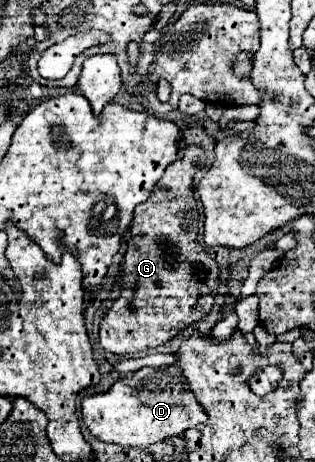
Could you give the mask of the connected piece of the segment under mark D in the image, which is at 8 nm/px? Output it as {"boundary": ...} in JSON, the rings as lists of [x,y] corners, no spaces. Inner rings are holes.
{"boundary":[[[176,366],[142,368],[132,376],[120,378],[108,392],[84,396],[82,418],[92,436],[120,446],[150,446],[184,430],[206,424],[206,412],[194,398],[188,380]]]}

